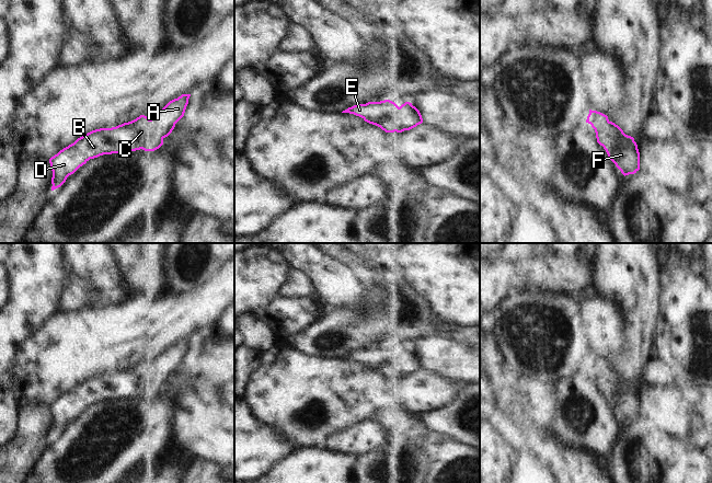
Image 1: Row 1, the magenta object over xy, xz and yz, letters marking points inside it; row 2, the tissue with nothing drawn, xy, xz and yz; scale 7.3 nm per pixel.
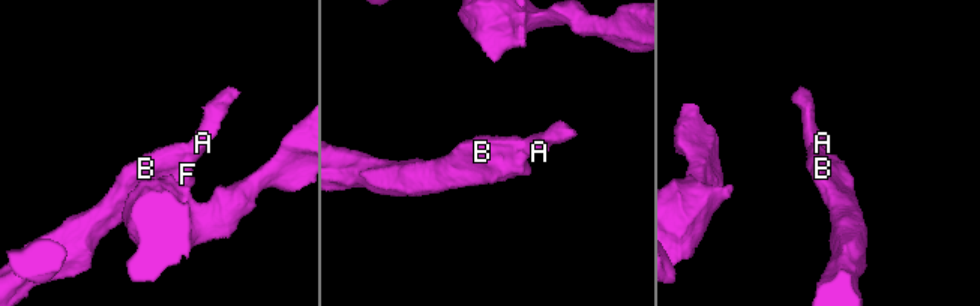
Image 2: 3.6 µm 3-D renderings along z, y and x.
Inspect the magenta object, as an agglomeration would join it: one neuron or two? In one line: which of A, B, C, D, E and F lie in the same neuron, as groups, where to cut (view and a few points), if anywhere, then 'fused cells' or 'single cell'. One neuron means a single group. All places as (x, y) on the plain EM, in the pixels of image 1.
A B C D E F | no cut | single cell

